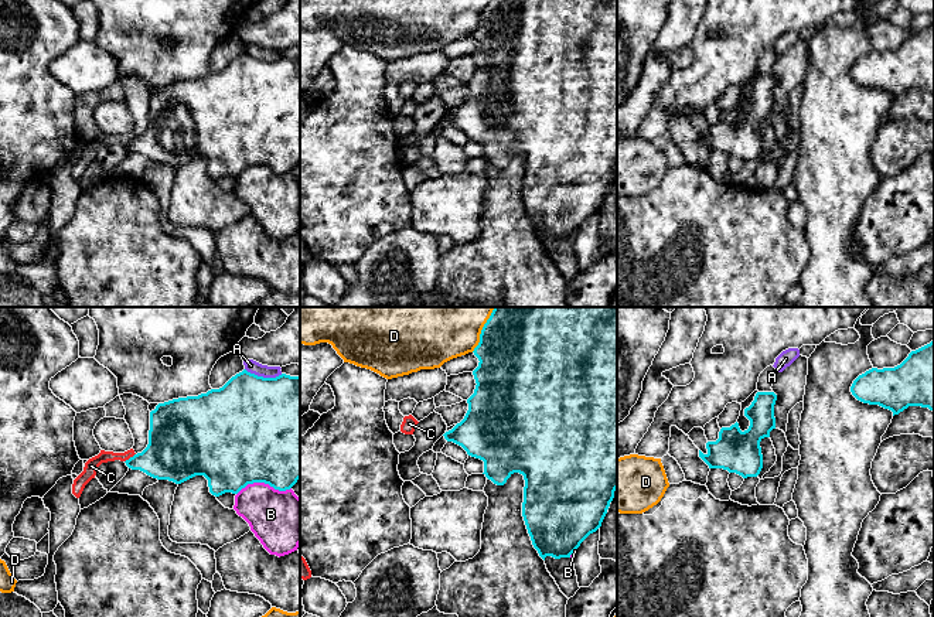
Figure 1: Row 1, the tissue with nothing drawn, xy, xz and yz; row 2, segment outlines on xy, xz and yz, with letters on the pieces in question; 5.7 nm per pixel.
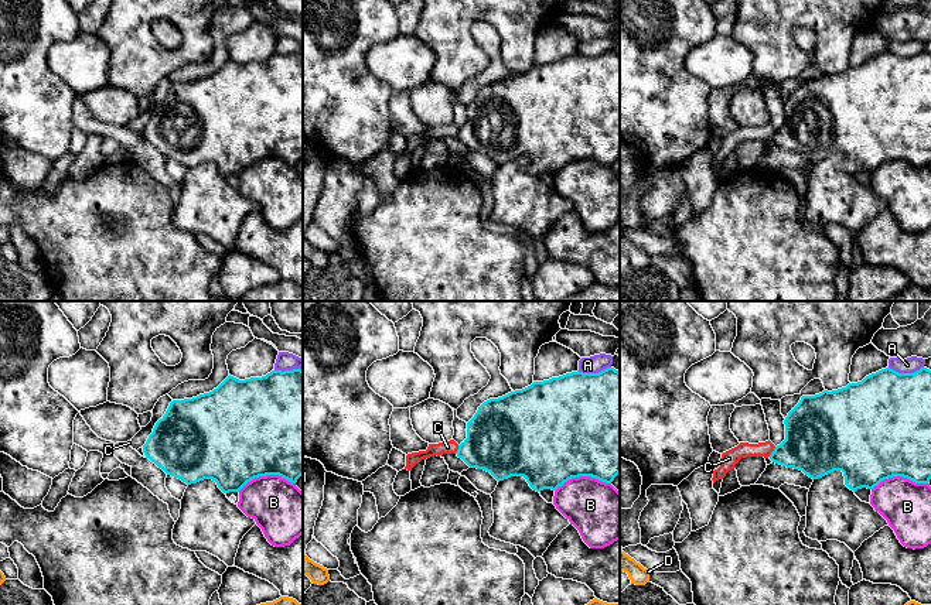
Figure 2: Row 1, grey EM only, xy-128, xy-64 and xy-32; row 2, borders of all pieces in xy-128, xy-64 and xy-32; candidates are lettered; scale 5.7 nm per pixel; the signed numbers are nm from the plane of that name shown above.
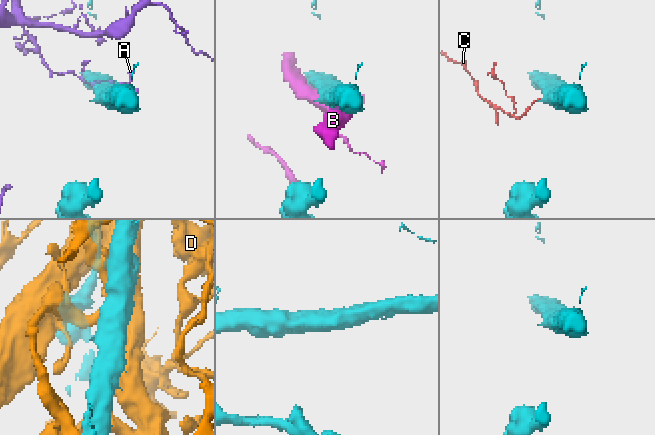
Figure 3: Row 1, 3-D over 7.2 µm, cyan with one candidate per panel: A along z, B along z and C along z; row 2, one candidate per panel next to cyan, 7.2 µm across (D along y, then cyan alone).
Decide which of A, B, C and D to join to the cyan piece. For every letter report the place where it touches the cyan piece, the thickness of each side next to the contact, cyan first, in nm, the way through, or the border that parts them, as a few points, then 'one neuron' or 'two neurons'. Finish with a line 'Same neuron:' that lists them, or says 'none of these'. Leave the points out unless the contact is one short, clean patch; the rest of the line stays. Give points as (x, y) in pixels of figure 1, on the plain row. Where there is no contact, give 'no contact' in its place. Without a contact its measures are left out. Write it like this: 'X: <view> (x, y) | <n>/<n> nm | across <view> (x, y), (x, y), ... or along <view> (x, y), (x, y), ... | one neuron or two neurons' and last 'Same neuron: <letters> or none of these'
A: xy (262, 60) | 500/70 nm | two neurons
B: xy (263, 164) | 500/320 nm | two neurons
C: xy (130, 140) | 320/80 nm | along xy (135, 136), (125, 145) | two neurons
D: xz (480, 17) | 440/260 nm | two neurons
Same neuron: none of these

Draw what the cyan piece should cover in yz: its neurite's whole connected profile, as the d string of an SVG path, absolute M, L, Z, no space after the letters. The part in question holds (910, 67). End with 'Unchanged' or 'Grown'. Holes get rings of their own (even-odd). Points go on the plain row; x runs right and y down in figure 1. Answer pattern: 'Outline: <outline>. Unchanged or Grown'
Outline: M934 24L911 34L894 51L872 51L859 58L851 75L863 86L892 93L893 99L909 89L934 95Z. Unchanged

